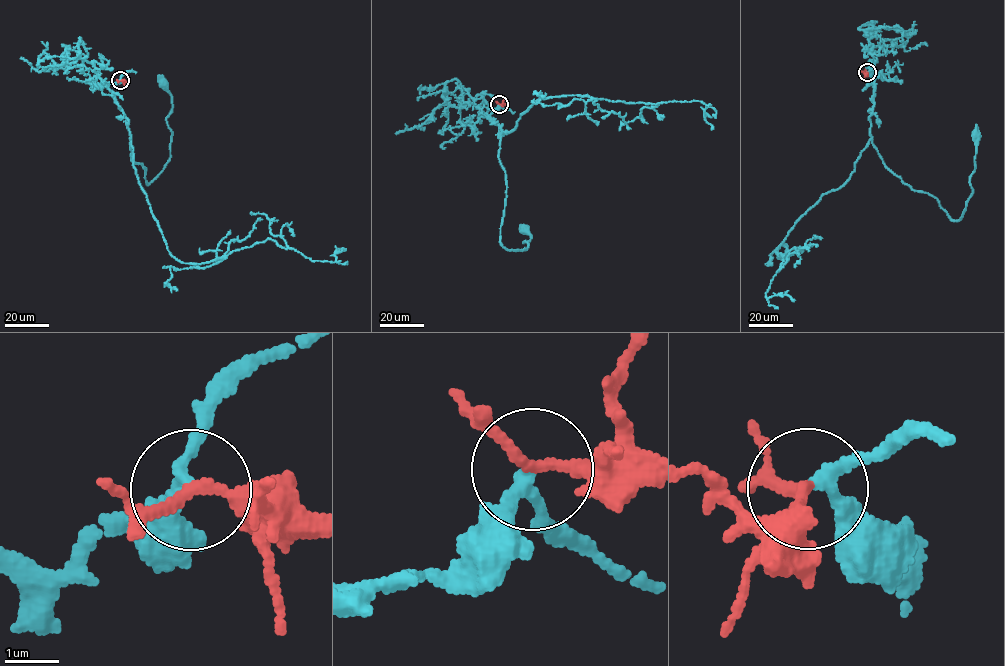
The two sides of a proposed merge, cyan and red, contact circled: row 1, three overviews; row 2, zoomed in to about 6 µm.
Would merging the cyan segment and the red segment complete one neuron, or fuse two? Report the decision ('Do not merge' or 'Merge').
Merge

